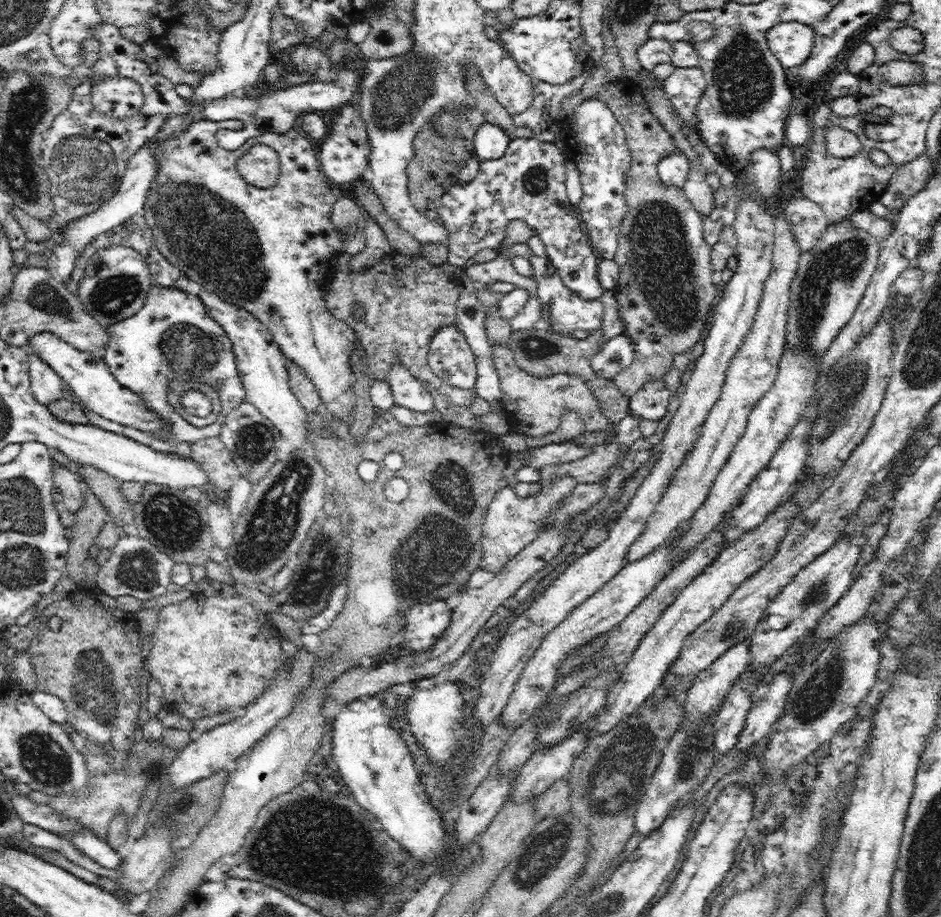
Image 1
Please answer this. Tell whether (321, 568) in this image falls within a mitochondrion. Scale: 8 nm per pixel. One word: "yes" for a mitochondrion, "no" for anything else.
yes

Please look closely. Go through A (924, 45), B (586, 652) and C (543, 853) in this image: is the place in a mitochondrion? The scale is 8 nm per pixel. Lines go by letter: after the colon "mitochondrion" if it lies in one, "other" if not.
A: other
B: mitochondrion
C: mitochondrion

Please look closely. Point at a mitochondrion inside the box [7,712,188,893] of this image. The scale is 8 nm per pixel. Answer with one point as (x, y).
(44, 759)

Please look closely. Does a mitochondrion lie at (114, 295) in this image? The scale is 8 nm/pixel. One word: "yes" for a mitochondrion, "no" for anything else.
yes

